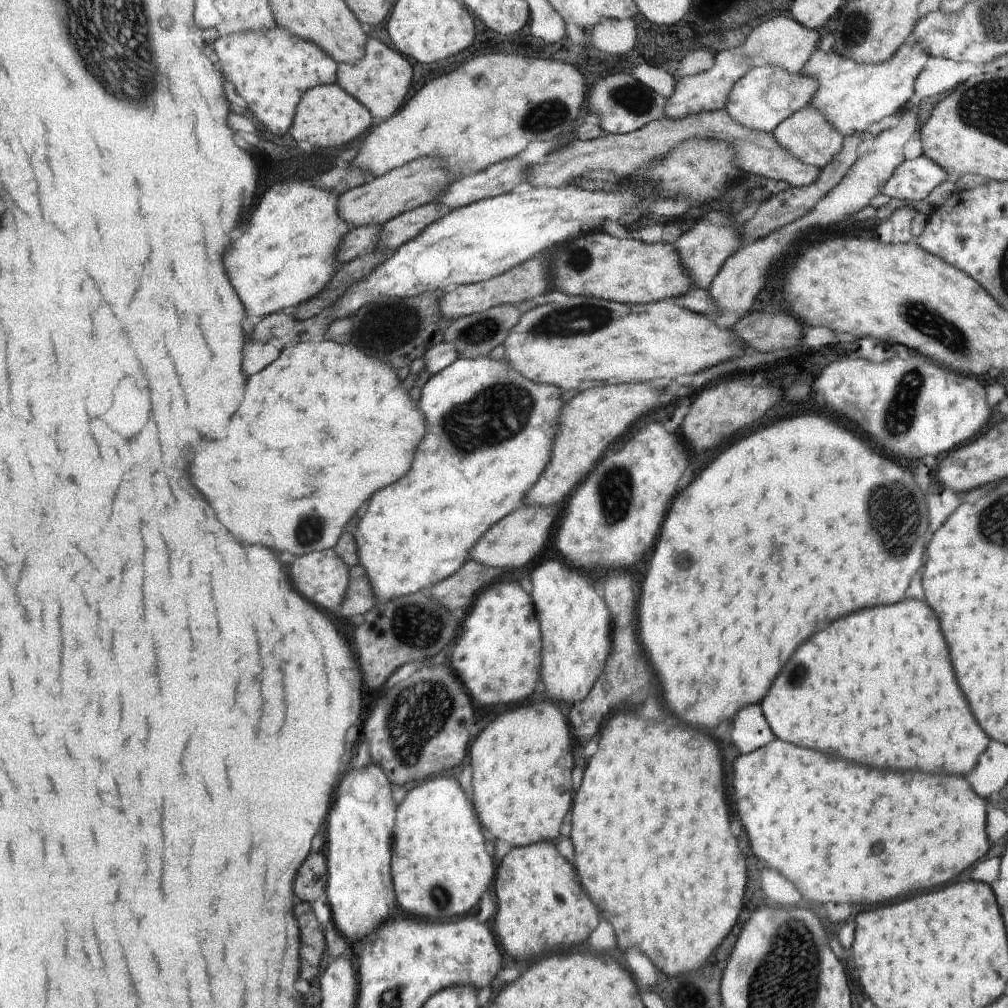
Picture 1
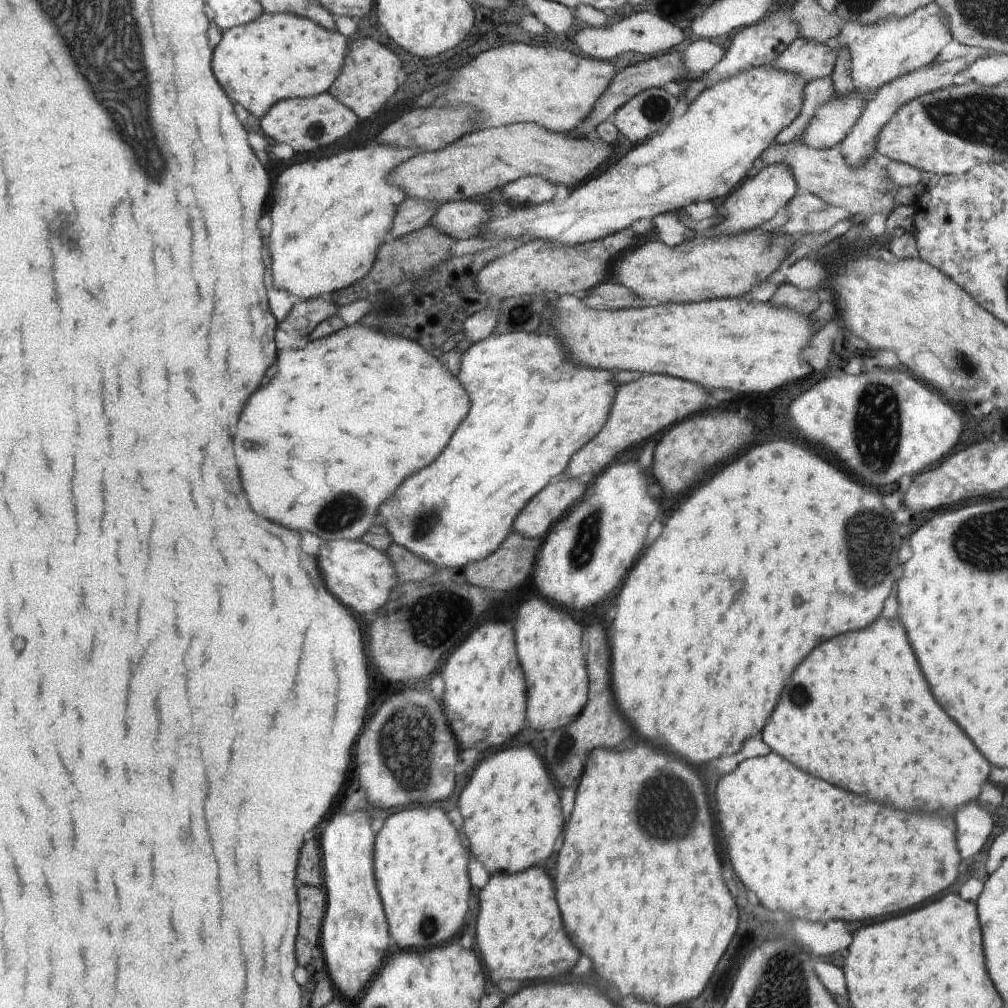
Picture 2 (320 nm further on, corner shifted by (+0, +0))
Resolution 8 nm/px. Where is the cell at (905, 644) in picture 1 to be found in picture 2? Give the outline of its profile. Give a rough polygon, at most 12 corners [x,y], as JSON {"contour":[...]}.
{"contour":[[898,617],[822,642],[761,735],[800,770],[954,816],[991,764]]}

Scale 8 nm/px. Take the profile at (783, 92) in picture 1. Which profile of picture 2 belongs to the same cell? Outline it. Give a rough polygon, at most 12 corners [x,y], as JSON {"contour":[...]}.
{"contour":[[799,36],[772,67],[808,82],[832,74],[832,43]]}

